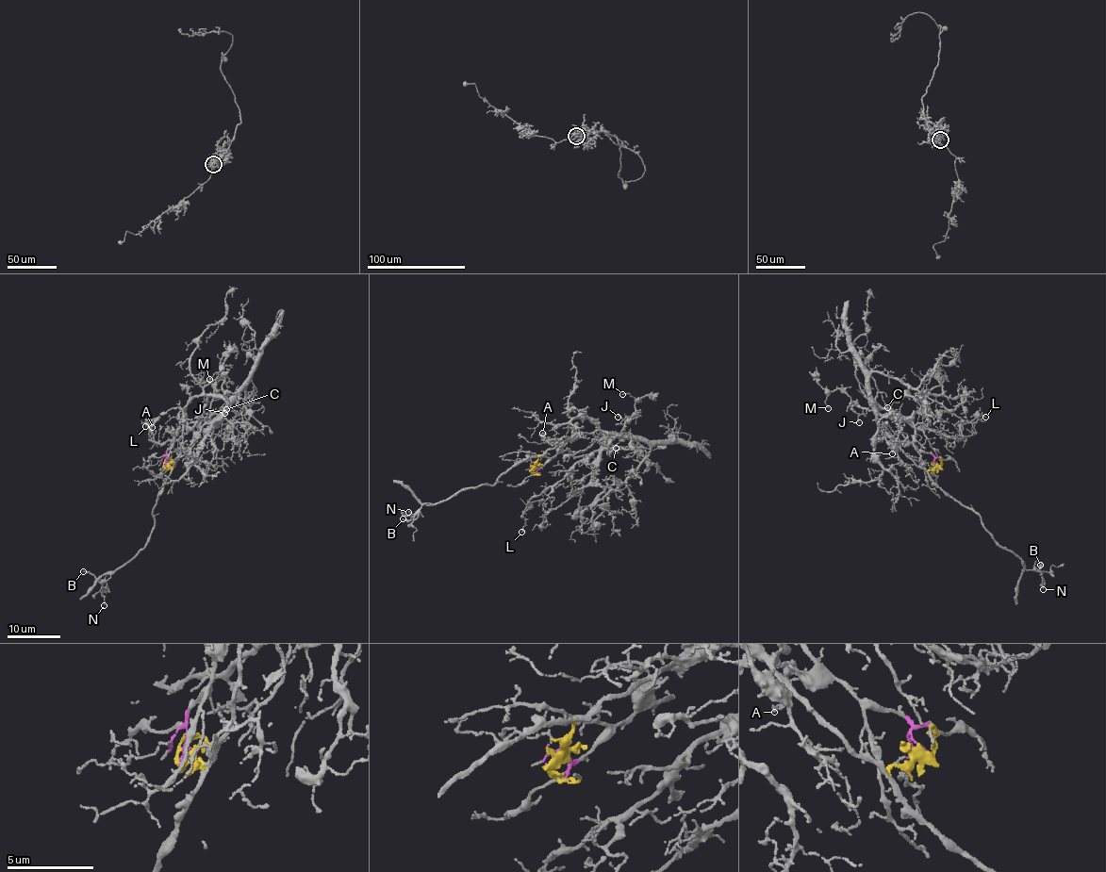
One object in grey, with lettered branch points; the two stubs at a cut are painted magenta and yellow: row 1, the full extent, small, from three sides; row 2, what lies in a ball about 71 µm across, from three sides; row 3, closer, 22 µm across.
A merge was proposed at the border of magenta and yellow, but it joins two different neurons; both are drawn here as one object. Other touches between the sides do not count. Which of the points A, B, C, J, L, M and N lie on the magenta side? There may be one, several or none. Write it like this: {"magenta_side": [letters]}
{"magenta_side": ["C", "J", "L", "M"]}

